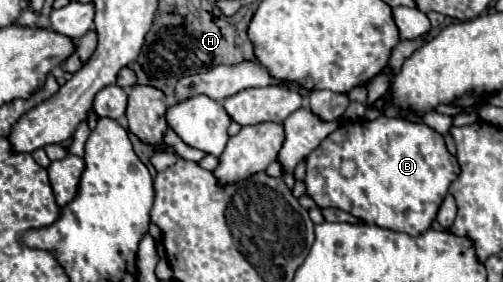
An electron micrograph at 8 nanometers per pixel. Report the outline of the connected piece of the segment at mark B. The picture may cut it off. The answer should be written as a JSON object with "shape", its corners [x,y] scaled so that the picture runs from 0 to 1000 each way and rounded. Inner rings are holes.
{"shape":[[[755,411],[748,426],[676,433],[676,447],[656,482],[648,482],[648,496],[640,496],[640,511],[620,546],[612,546],[604,652],[608,652],[608,688],[636,738],[652,738],[652,730],[676,738],[732,794],[799,816],[819,837],[831,837],[855,809],[891,681],[891,660],[899,652],[899,638],[911,631],[911,610],[915,610],[911,567],[891,539],[879,475],[871,475],[843,433]],[[684,567],[704,574],[704,603],[696,617],[676,610]]]}

